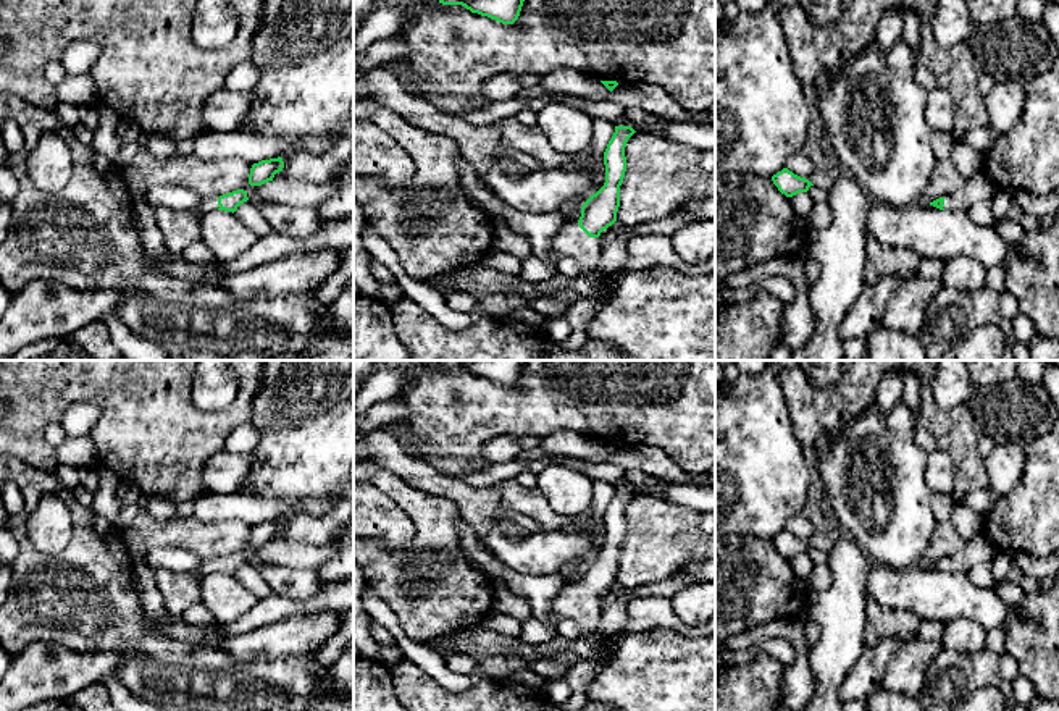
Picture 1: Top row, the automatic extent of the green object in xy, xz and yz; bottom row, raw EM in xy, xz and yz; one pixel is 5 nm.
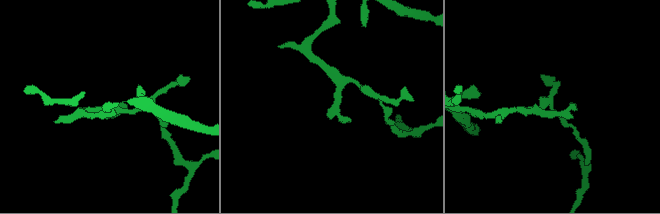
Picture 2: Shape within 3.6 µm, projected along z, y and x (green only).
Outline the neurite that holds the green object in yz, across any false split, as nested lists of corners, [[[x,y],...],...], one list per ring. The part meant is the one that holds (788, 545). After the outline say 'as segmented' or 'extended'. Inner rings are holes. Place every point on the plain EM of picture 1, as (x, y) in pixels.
[[[783,530],[776,536],[773,536],[772,543],[786,559],[793,559],[799,554],[807,554],[809,549],[814,548],[809,541],[794,536],[788,530]]] | as segmented

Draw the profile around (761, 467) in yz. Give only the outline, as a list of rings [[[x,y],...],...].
[[[765,368],[715,385],[715,540],[728,535],[772,540],[791,517],[809,512],[807,457],[794,435],[778,373]]]

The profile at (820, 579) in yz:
[[[815,564],[807,582],[809,582],[810,593],[828,590],[831,585],[831,572],[830,572],[828,564]]]

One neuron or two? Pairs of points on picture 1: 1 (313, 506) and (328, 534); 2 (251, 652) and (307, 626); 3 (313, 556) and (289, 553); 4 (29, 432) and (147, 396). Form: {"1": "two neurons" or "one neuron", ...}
{"1": "two neurons", "2": "one neuron", "3": "one neuron", "4": "one neuron"}

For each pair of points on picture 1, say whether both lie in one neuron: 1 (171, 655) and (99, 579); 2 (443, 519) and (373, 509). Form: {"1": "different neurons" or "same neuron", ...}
{"1": "same neuron", "2": "different neurons"}

